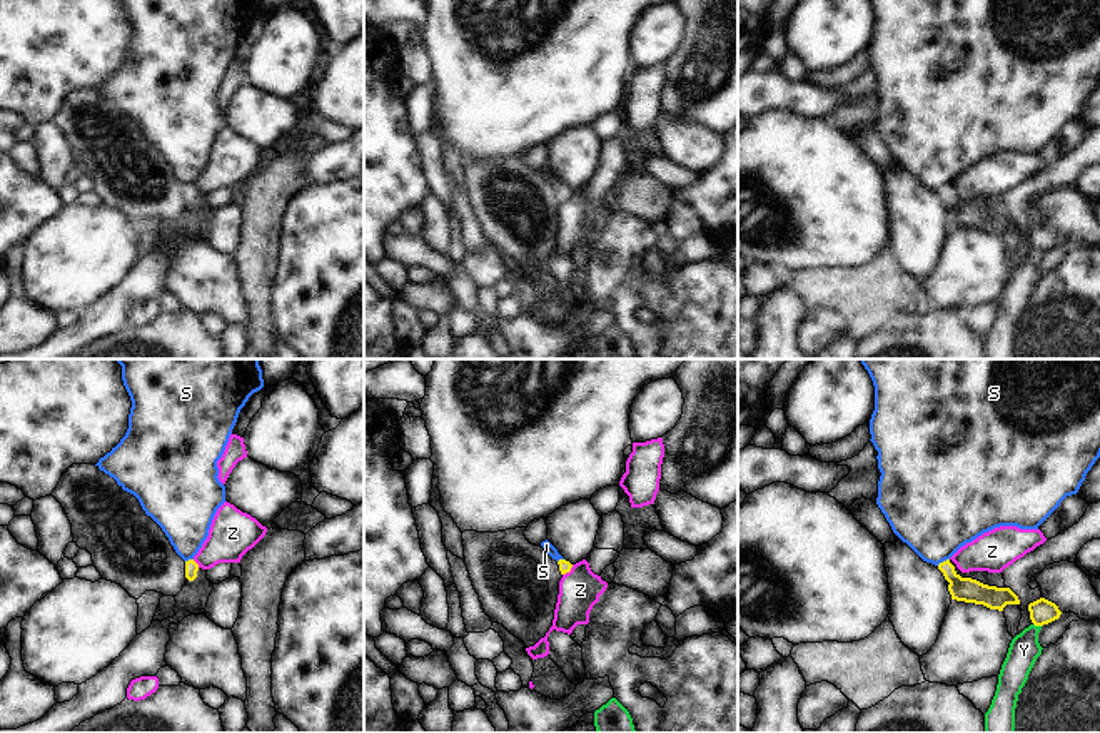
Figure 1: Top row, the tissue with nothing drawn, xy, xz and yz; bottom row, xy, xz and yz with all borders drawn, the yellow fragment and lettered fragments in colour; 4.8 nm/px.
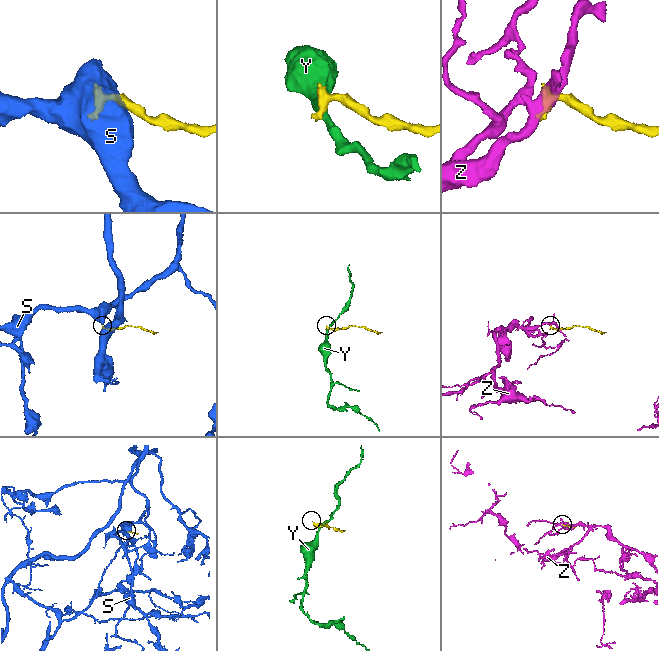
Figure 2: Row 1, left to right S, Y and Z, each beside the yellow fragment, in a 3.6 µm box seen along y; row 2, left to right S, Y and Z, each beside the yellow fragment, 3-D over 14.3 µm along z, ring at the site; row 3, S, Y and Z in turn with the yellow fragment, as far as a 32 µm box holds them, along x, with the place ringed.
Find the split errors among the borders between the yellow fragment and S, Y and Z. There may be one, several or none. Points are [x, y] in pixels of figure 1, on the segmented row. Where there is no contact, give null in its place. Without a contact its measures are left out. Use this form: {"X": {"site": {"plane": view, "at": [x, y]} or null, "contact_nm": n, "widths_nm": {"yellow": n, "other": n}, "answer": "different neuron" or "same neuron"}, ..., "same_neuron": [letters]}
{"S": {"site": {"plane": "yz", "at": [943, 561]}, "contact_nm": 70, "widths_nm": {"yellow": 120, "other": 420}, "answer": "different neuron"}, "Y": {"site": {"plane": "yz", "at": [1037, 625]}, "contact_nm": 40, "widths_nm": {"yellow": 130, "other": 150}, "answer": "different neuron"}, "Z": {"site": {"plane": "xy", "at": [196, 563]}, "contact_nm": 50, "widths_nm": {"yellow": 60, "other": 220}, "answer": "different neuron"}, "same_neuron": []}

